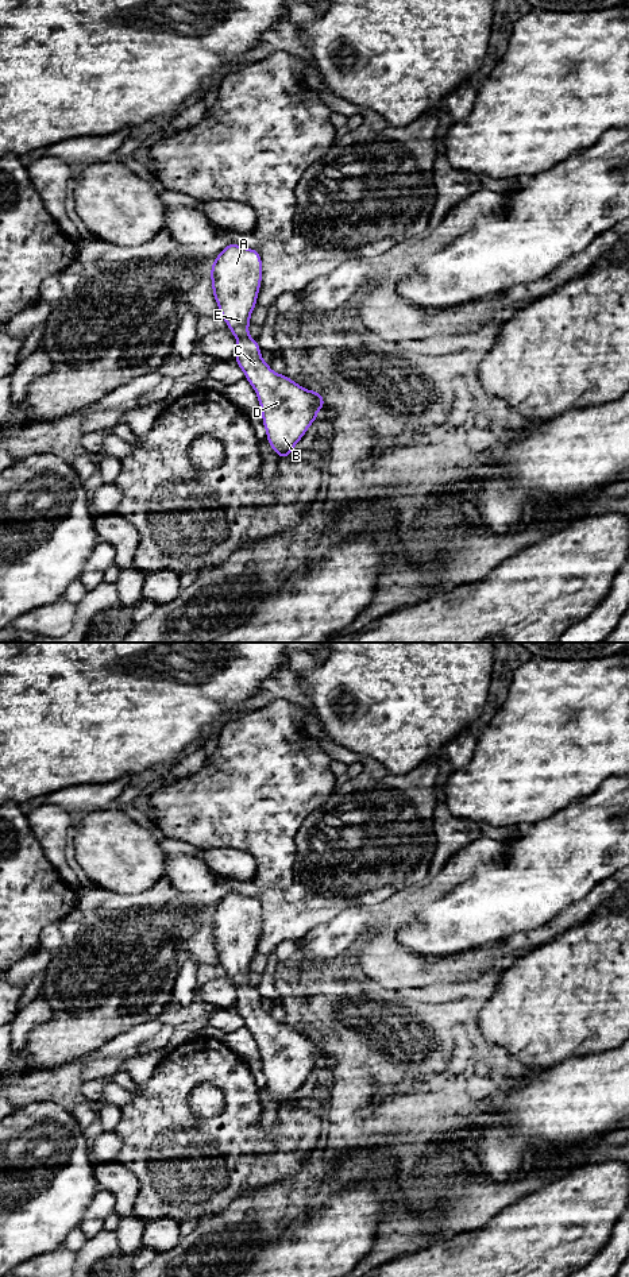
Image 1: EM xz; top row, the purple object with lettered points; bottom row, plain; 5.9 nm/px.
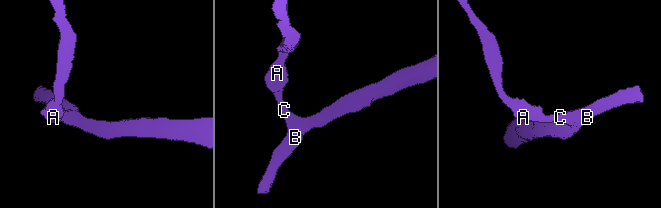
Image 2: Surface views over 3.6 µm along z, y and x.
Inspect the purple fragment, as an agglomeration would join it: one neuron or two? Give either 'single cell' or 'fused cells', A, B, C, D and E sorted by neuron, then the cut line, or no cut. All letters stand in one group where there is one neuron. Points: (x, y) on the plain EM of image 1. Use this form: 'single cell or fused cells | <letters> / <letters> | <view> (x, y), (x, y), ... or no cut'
single cell | A B C D E | no cut

